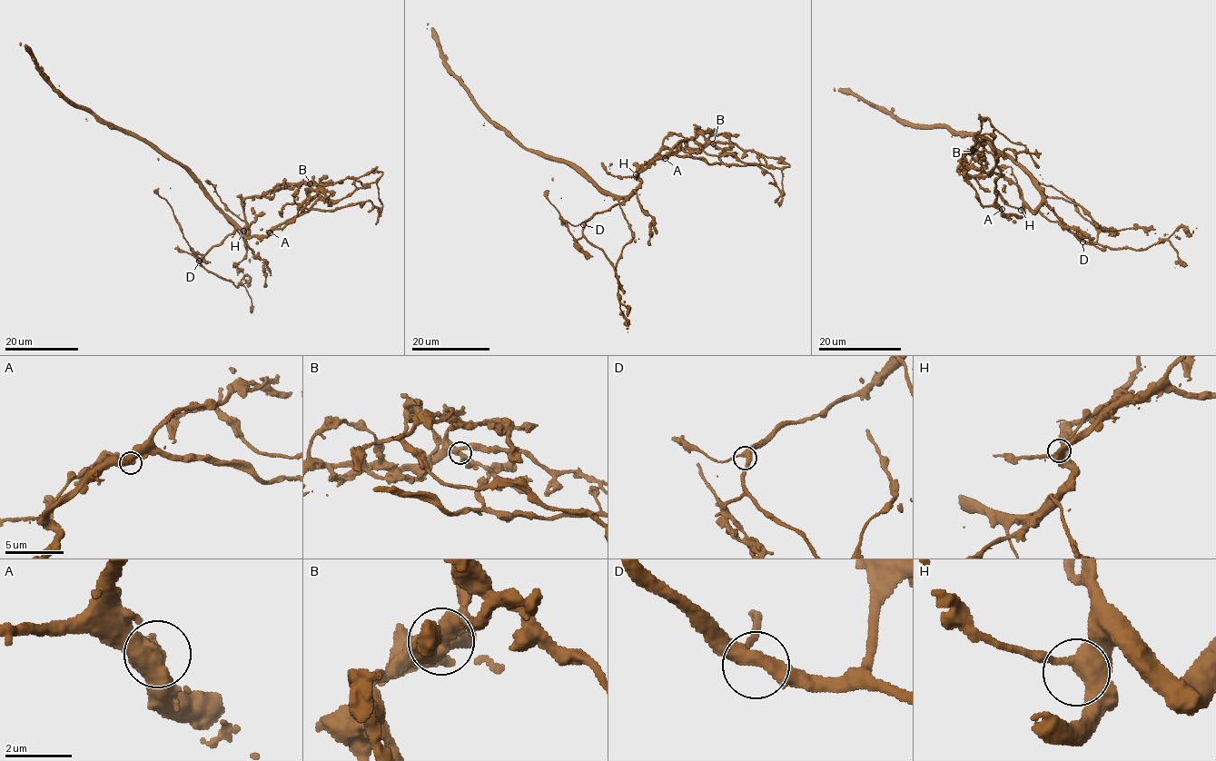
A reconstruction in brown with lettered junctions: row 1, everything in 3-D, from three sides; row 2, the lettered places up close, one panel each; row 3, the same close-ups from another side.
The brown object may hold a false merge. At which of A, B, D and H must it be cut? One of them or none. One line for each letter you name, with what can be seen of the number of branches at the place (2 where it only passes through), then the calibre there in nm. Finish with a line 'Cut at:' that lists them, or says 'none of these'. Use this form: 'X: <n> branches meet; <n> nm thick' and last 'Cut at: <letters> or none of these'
A: 3 branches meet; 500 nm thick
Cut at: A

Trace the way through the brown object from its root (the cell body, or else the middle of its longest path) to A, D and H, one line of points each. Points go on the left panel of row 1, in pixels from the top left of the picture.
A: (205, 192), (246, 233), (248, 229), (244, 230), (247, 237), (267, 235), (270, 232)
D: (205, 192), (234, 229), (199, 261)
H: (205, 192), (247, 233), (248, 229), (243, 231)

